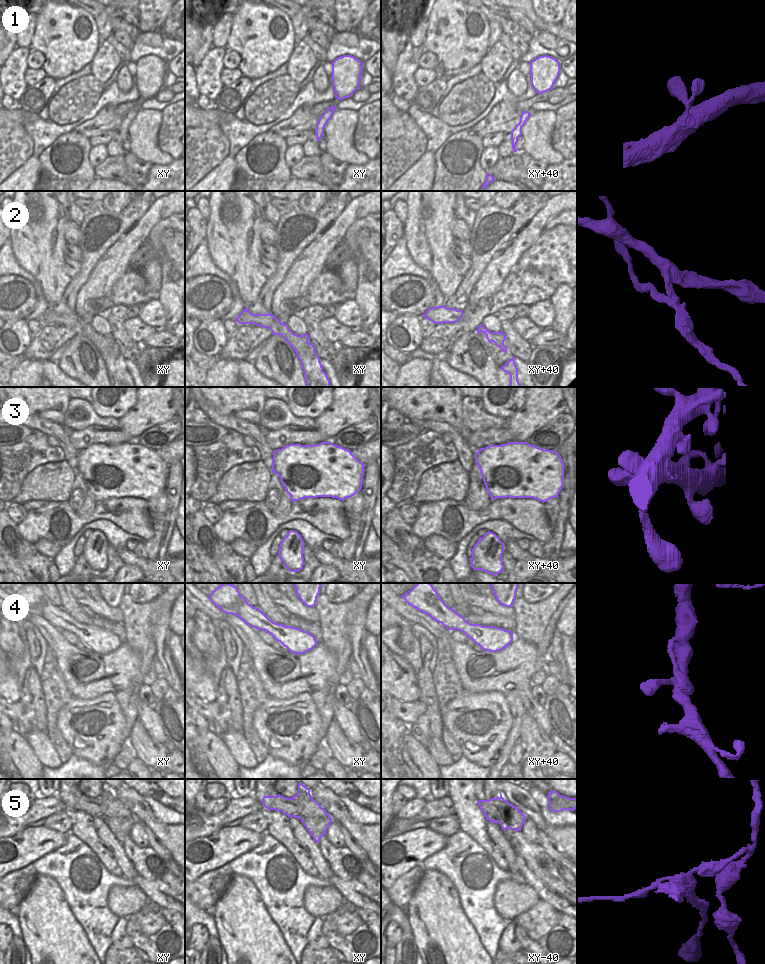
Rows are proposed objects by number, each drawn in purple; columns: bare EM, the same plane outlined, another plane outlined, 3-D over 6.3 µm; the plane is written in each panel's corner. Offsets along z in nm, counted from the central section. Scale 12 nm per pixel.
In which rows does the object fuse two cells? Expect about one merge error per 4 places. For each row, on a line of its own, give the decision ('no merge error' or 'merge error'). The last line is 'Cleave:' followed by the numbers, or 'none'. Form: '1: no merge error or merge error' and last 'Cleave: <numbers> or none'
1: no merge error
2: merge error
3: no merge error
4: no merge error
5: merge error
Cleave: 2, 5

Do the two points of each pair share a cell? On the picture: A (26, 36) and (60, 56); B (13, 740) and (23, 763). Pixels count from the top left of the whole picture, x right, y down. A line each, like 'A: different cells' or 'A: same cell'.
A: different cells
B: same cell

